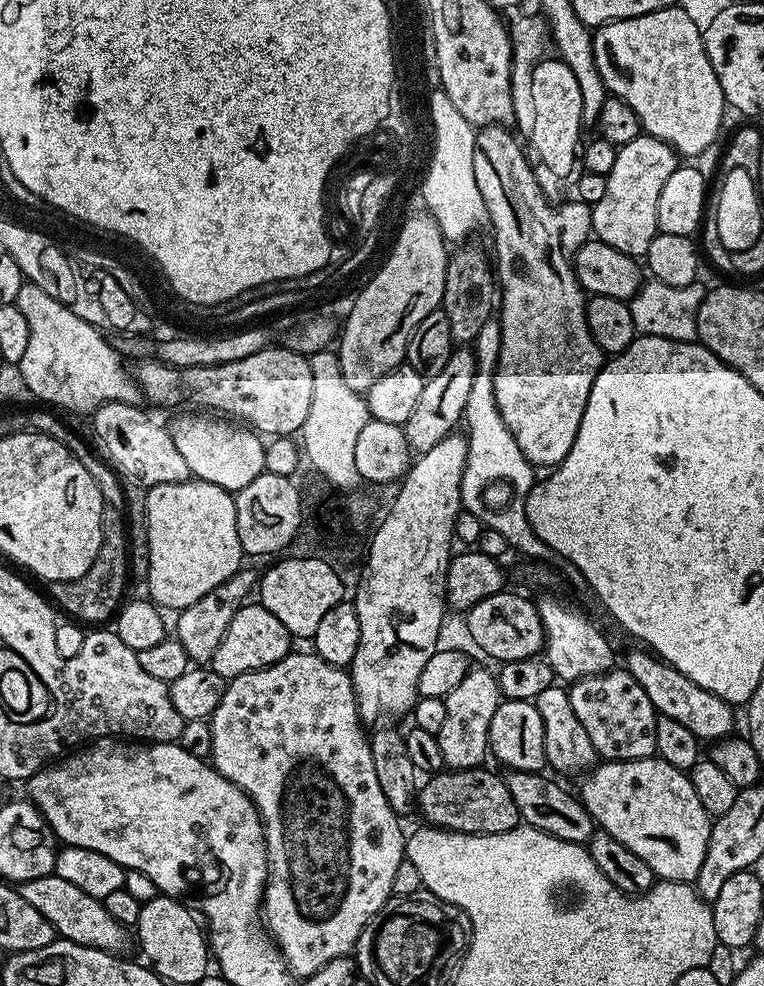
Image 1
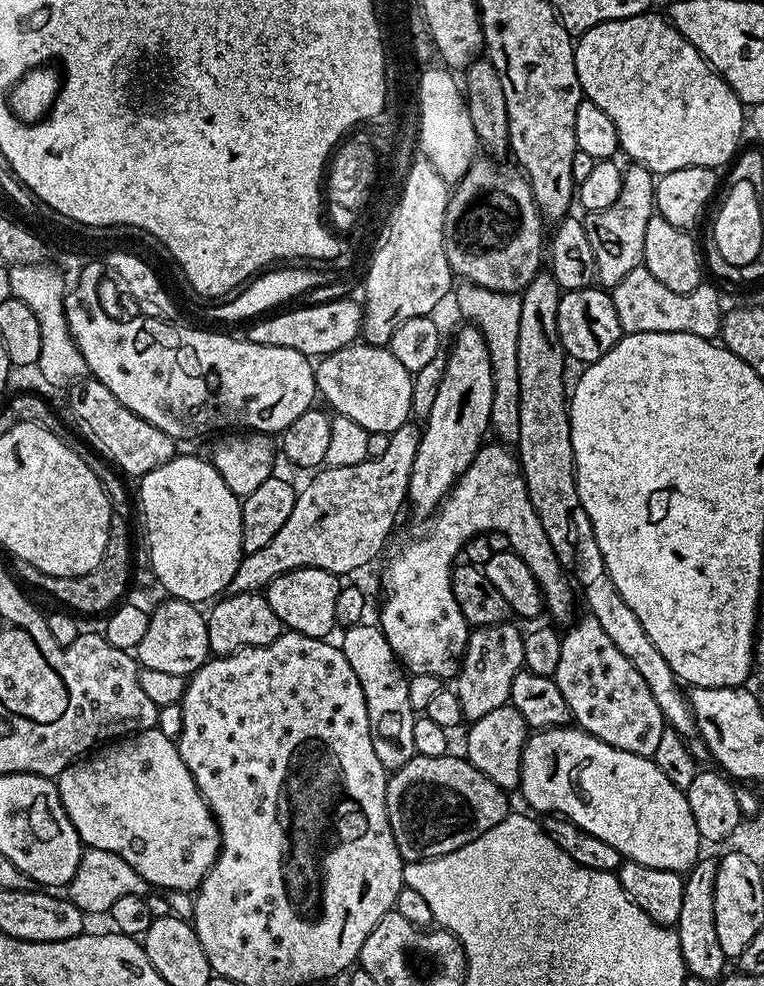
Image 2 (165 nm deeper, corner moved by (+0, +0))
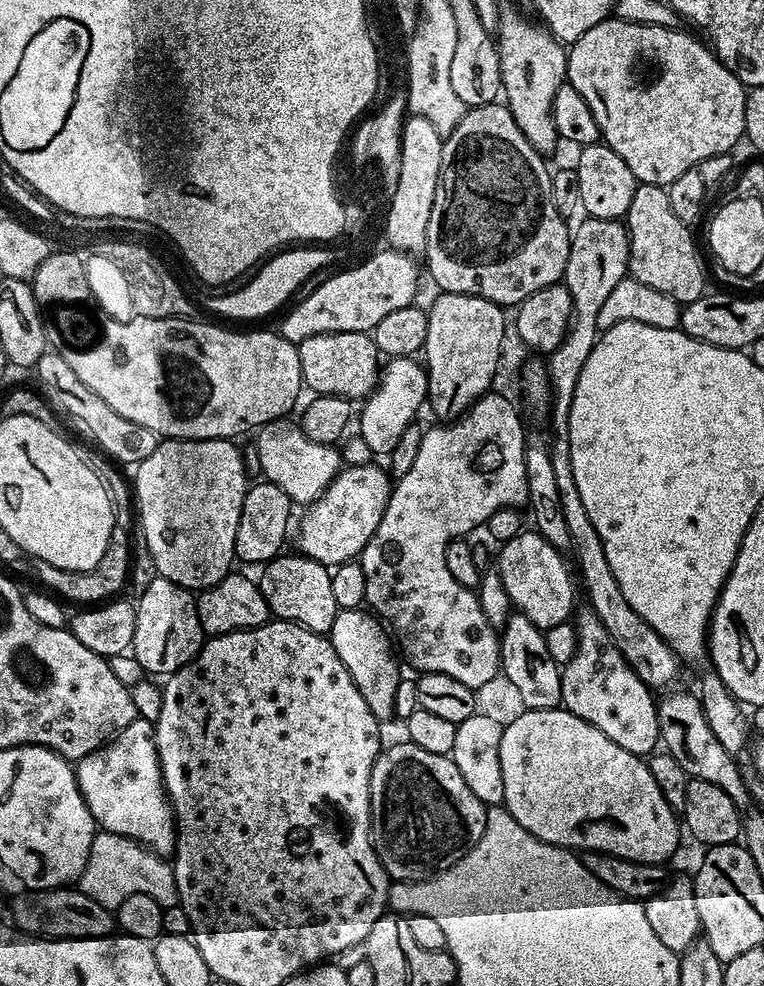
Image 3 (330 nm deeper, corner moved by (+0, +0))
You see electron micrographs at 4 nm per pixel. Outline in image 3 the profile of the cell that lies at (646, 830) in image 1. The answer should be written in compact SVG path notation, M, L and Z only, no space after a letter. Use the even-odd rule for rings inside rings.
M563 706L546 710L530 708L524 711L520 718L515 718L514 722L504 726L500 757L502 758L502 786L504 787L503 807L507 808L509 814L515 818L518 826L522 826L530 834L534 834L534 838L552 844L556 848L575 850L580 854L605 852L611 856L633 860L639 864L663 865L664 860L670 859L675 854L676 847L680 844L680 832L682 836L682 824L676 811L668 805L666 798L662 798L662 790L658 790L658 782L654 782L654 774L650 774L647 763L641 757L618 746L618 743L612 742L602 730L598 730L590 722L576 717L567 708Z

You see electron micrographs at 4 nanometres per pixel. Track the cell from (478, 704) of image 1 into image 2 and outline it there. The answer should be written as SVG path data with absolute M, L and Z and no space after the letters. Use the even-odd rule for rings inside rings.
M512 622L491 624L485 628L473 627L469 631L460 670L454 677L454 691L458 694L465 721L482 718L490 714L490 710L498 710L498 706L509 703L510 686L524 668L523 645L521 629L516 629Z

